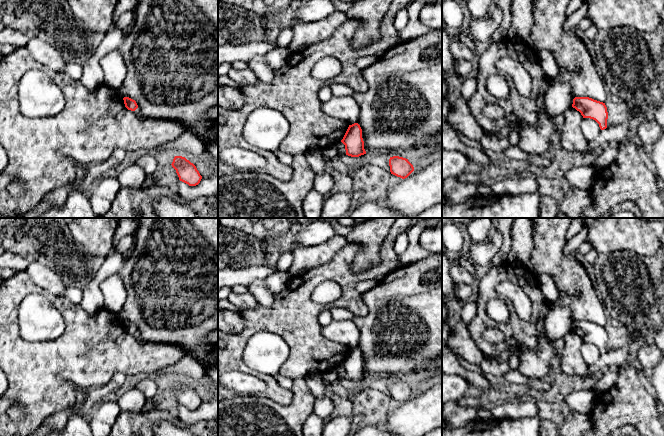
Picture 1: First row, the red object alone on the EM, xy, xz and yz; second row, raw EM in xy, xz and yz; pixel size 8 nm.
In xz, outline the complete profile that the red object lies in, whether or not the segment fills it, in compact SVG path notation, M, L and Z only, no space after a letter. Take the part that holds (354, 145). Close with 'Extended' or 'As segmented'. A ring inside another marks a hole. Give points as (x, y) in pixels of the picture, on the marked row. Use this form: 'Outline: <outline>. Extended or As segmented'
Outline: M358 123L349 125L341 142L345 145L346 155L348 156L359 157L366 154L362 129Z. As segmented

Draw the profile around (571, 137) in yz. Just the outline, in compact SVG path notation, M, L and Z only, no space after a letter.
M572 106L564 113L564 124L560 132L561 145L570 151L586 154L589 142L584 137L580 124L583 116Z

